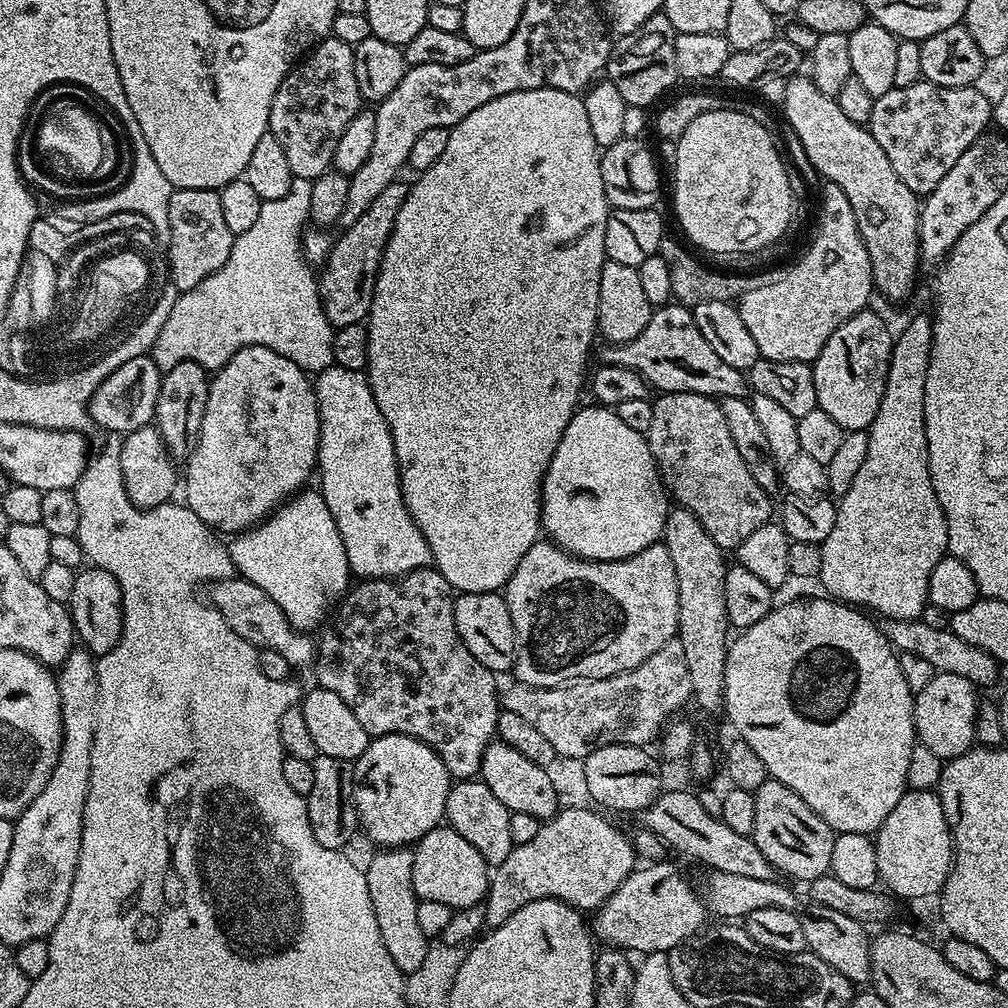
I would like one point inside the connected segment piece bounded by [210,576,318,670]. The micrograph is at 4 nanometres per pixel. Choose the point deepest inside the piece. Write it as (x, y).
(249, 611)

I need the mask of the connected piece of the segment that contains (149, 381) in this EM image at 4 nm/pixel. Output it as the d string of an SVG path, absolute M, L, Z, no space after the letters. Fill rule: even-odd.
M151 355L130 358L130 362L118 366L118 370L107 376L98 390L94 390L92 401L87 406L91 423L119 434L149 427L156 418L161 379L162 370L154 363Z

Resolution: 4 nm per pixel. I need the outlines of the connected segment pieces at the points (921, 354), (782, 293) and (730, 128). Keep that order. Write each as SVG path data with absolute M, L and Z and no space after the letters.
M931 315L916 316L901 332L895 333L884 397L878 406L878 414L874 414L874 422L866 430L866 462L862 462L847 494L839 497L834 530L830 530L824 543L819 545L821 572L818 580L824 583L828 591L825 593L845 604L878 612L879 617L889 620L918 620L923 617L924 607L929 604L930 574L948 552L948 527L938 494L934 494L924 425L926 370L930 366L931 349Z
M825 183L823 187L816 233L804 257L785 276L769 279L738 301L742 322L746 322L746 330L758 342L763 359L815 360L830 334L854 314L865 311L869 307L868 299L874 296L870 254L866 254L866 246L858 234L850 198L842 194L842 186Z
M735 107L726 110L710 110L706 114L701 114L699 118L694 118L690 126L680 135L680 139L675 141L676 148L676 220L680 223L680 228L701 248L704 252L756 252L759 248L768 248L784 231L788 228L788 223L794 220L794 197L790 190L788 181L789 169L784 168L784 160L780 157L780 152L776 149L776 144L772 141L769 129L765 125L754 122L743 110Z

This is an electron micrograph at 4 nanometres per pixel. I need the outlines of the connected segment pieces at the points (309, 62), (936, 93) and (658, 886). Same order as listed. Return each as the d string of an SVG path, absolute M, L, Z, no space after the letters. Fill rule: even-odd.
M329 34L290 69L282 86L278 86L278 94L274 94L274 102L270 106L269 133L278 138L295 179L314 181L332 168L338 138L342 138L342 130L350 126L361 107L358 78L354 74L354 47L346 42L338 42L338 38Z
M921 78L910 86L886 90L886 94L873 99L866 127L874 142L882 146L886 158L890 158L898 178L917 196L923 198L932 192L950 166L966 154L978 137L985 135L984 127L993 123L993 101L988 101L978 89L940 88Z
M652 862L647 866L637 867L635 872L631 872L629 876L622 882L622 886L618 886L618 890L614 894L610 894L610 898L606 903L601 904L599 908L595 909L594 916L596 916L596 924L594 920L594 936L597 941L605 940L605 945L619 948L621 950L627 950L629 953L635 954L647 954L650 952L669 952L671 948L676 948L684 940L690 940L693 936L697 935L705 927L706 921L704 921L704 908L706 912L706 904L700 901L698 893L692 889L692 884L686 877L680 873L680 868L676 864L664 864L665 862Z

